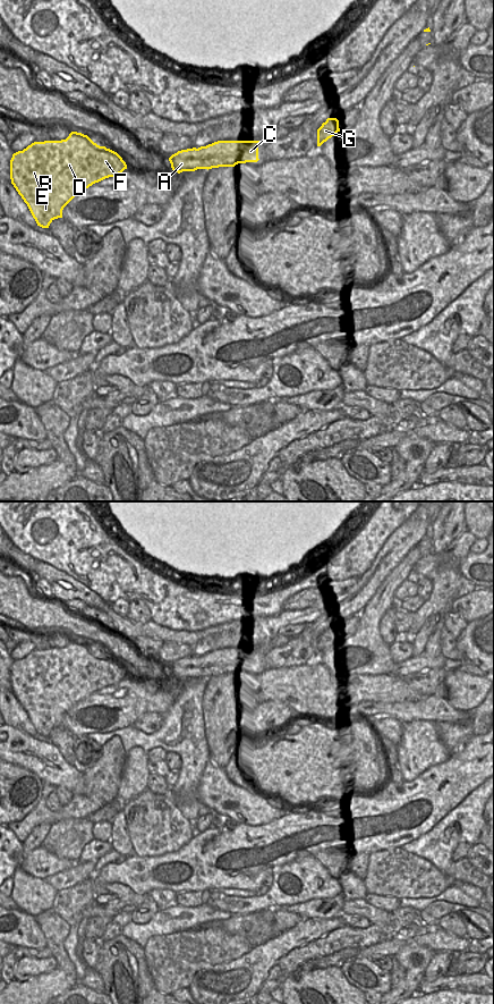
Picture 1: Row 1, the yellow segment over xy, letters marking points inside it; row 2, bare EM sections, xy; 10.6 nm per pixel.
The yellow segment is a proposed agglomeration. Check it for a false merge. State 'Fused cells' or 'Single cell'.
Fused cells.

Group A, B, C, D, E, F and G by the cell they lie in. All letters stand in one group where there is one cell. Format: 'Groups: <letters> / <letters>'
Groups: A B C D E F / G.

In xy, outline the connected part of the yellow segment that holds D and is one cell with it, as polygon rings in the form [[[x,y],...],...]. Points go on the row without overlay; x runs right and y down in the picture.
[[[71,640],[66,648],[34,650],[14,661],[10,668],[10,687],[37,734],[49,736],[54,727],[62,726],[63,716],[77,702],[125,677],[127,673],[117,660],[97,653],[87,643]]]

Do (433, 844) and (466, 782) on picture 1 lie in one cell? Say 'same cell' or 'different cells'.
different cells

